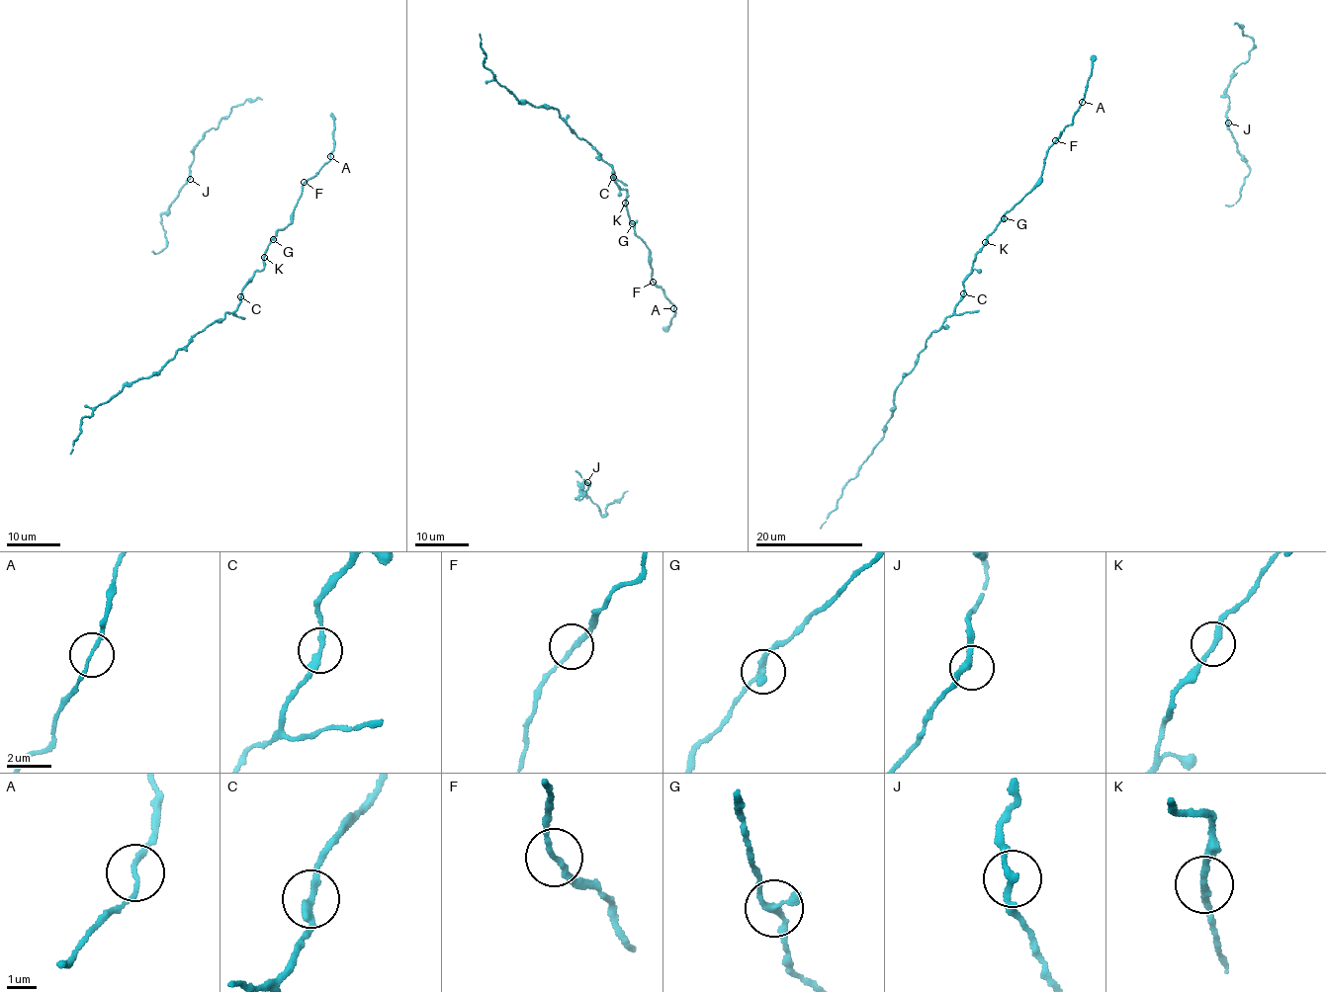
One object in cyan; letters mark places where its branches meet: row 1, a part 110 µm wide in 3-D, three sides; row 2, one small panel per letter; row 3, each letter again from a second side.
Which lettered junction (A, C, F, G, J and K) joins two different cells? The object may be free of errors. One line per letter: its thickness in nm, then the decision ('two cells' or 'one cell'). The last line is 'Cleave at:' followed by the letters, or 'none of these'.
A: calibre 130 nm; one cell
C: calibre 260 nm; two cells
F: calibre 190 nm; one cell
G: calibre 240 nm; one cell
J: calibre 220 nm; one cell
K: calibre 220 nm; one cell
Cleave at: C

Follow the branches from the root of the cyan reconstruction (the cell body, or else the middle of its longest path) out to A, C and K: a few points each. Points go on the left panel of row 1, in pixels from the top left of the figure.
A: (304, 183), (330, 156)
C: (304, 183), (292, 221), (278, 230), (270, 240), (264, 253), (265, 266), (255, 272), (241, 296)
K: (304, 183), (292, 221), (277, 231), (264, 257)

